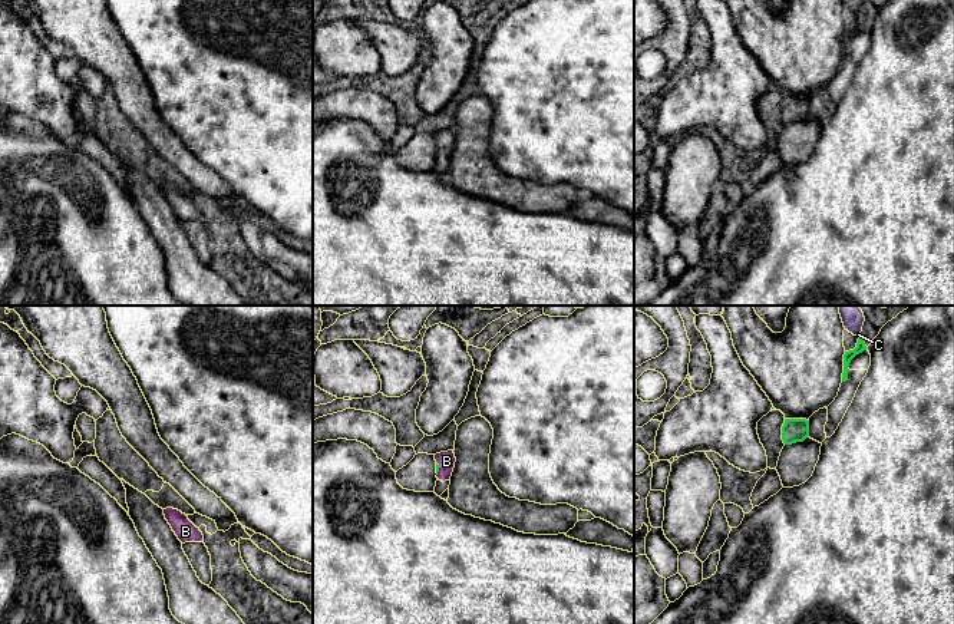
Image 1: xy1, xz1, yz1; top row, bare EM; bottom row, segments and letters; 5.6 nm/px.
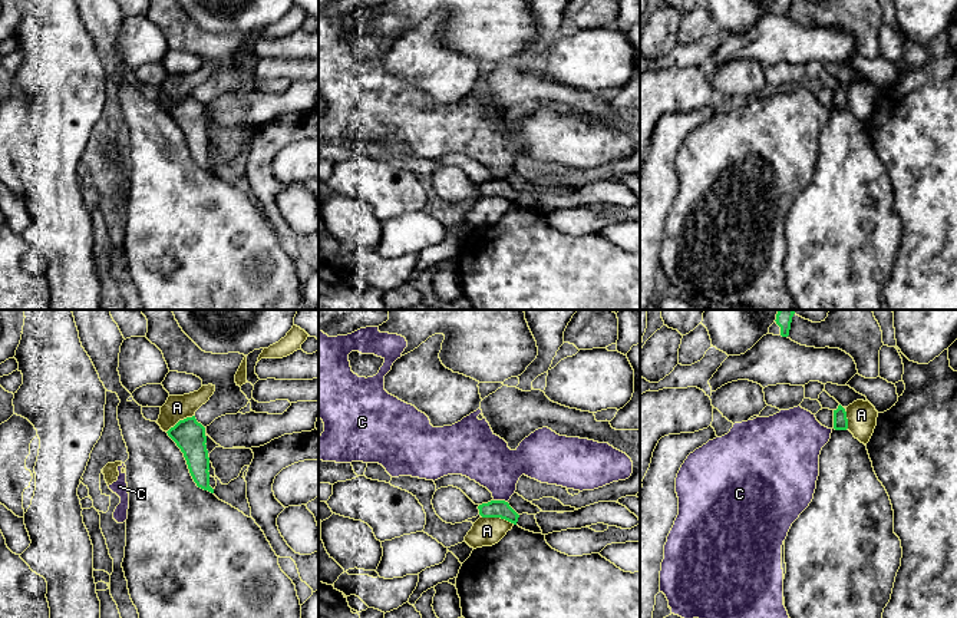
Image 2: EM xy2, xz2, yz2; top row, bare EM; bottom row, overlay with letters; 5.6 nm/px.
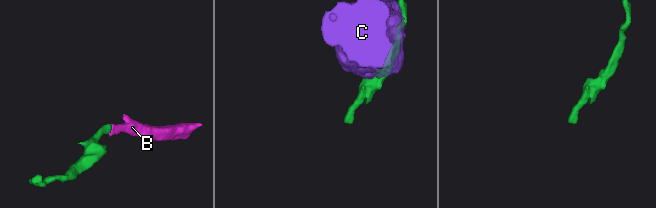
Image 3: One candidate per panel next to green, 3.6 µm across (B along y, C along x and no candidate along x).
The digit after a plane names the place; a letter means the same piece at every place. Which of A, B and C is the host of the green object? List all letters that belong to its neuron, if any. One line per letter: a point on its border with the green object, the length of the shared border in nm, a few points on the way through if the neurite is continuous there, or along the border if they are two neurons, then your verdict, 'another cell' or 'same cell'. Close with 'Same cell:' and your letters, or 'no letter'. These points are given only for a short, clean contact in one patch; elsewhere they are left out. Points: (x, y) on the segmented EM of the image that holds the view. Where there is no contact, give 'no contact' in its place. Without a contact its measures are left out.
A: meets green in xz2 at (498, 516); contact 200 nm long; border along xz2 (481, 515), (502, 518), (514, 524); another cell
B: meets green in xz1 at (438, 468); contact 60 nm long; runs through xz1 (436, 464), (438, 468), (446, 461); same cell
C: meets green in xz2 at (501, 501); contact 80 nm long; another cell
Same cell: B

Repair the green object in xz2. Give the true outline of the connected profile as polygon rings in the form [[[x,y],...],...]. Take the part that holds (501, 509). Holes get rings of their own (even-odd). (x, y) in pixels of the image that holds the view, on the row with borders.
[[[491,500],[478,506],[482,518],[501,518],[517,525],[519,515],[505,500]]]

